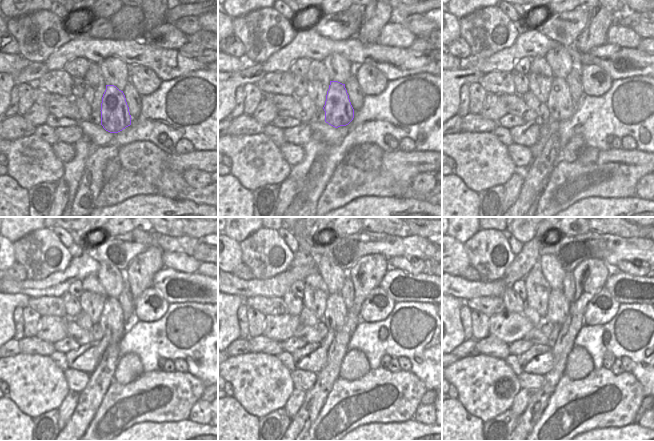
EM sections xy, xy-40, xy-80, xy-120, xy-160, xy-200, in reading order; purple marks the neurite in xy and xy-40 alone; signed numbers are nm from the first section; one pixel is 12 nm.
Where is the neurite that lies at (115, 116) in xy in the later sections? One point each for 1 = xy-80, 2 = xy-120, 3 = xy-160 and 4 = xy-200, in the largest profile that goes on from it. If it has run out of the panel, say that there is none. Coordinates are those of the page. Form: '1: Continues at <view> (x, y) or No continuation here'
1: Continues at xy-80 (560, 103)
2: Continues at xy-120 (112, 322)
3: Continues at xy-160 (335, 313)
4: Continues at xy-200 (558, 306)

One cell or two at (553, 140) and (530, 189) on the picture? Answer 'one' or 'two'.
one

